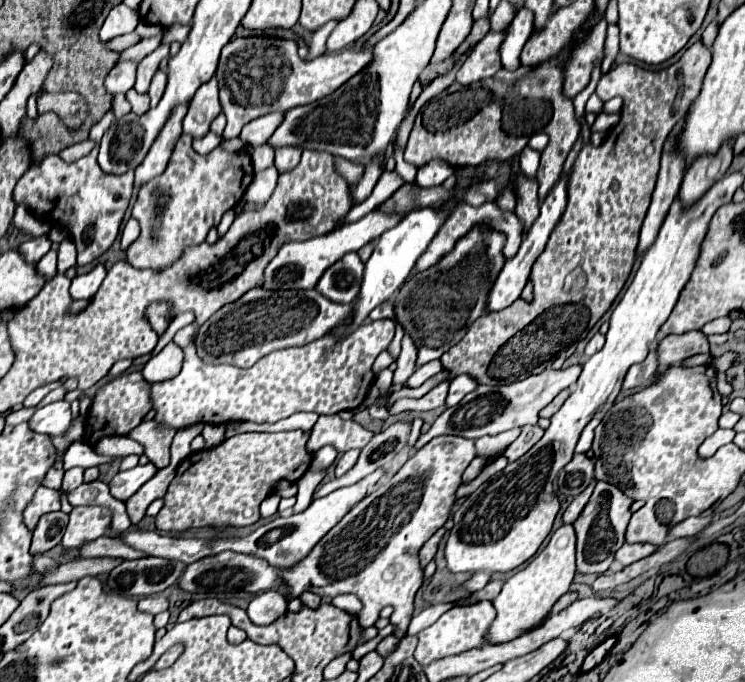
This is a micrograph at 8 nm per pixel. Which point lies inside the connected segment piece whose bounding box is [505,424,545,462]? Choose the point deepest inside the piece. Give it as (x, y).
(529, 435)

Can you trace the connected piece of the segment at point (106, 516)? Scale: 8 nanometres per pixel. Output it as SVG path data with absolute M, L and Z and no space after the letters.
M73 506L67 532L63 536L63 550L75 550L87 540L95 540L105 534L111 524L111 512L99 506Z

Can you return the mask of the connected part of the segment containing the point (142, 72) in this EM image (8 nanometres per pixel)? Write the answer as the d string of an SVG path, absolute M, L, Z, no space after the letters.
M159 44L159 48L157 48L155 52L147 54L147 56L143 58L143 62L139 62L137 82L135 82L135 90L137 90L137 92L147 92L149 82L151 82L153 74L157 72L159 62L161 62L165 56L169 56L169 46L161 46L161 44Z

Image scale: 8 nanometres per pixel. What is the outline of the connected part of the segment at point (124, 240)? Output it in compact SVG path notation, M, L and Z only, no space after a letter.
M129 218L127 220L127 224L125 224L125 228L123 228L123 234L121 234L121 248L125 250L137 236L139 236L139 222L135 220L135 218Z

